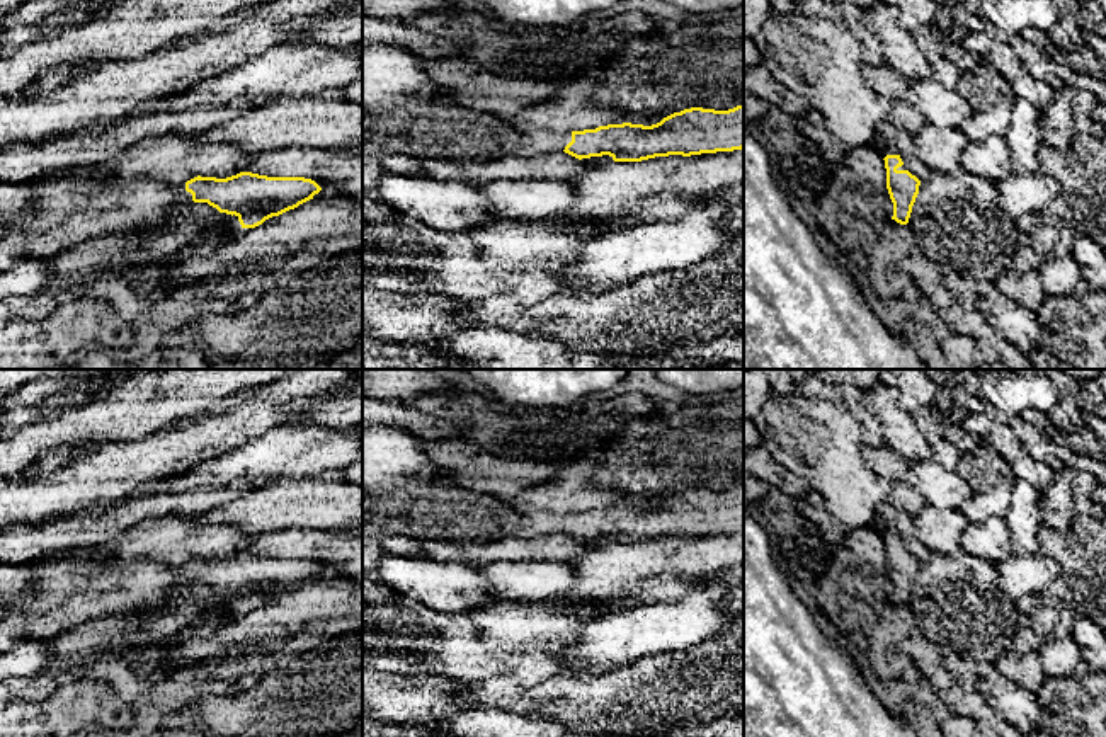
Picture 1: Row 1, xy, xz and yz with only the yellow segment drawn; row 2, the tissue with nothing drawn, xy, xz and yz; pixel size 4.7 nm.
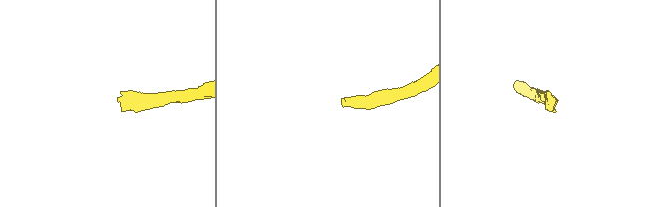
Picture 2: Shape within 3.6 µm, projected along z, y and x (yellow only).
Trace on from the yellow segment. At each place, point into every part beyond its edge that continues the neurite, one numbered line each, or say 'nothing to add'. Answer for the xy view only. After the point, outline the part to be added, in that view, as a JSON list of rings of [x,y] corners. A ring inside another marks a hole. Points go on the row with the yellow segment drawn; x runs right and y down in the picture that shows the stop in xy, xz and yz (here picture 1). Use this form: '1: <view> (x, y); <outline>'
1: xy (43, 217); [[[56,170],[31,180],[0,182],[0,274],[24,257],[54,257],[83,240],[157,225],[177,206],[189,208],[191,203],[185,184],[170,186],[148,177],[128,184],[107,170]]]

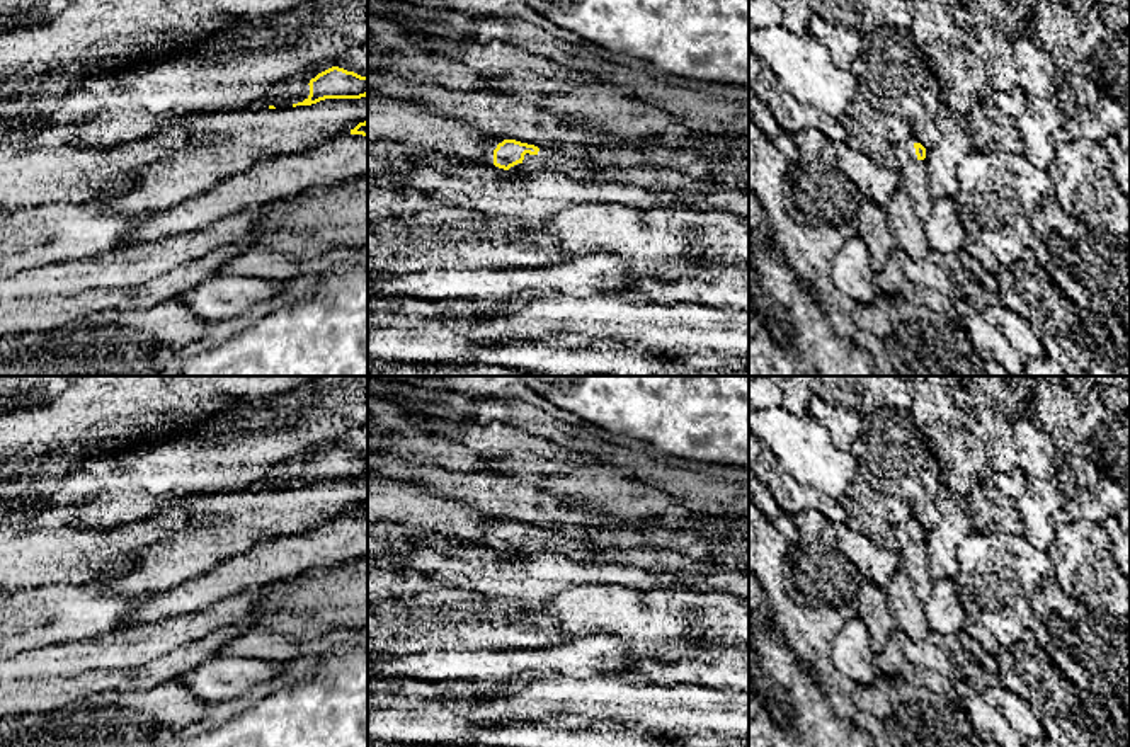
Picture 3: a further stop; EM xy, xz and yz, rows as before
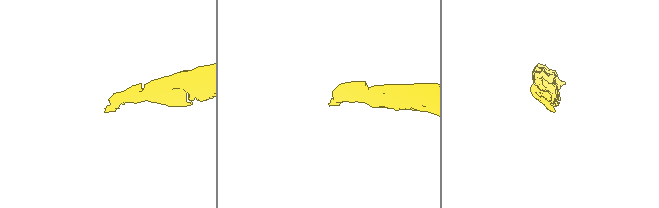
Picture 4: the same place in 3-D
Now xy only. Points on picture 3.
nothing to add

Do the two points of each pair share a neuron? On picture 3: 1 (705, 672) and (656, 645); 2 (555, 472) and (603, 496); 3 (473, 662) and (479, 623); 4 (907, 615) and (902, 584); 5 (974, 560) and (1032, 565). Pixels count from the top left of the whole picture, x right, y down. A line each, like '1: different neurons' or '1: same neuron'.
1: same neuron
2: same neuron
3: different neurons
4: same neuron
5: same neuron

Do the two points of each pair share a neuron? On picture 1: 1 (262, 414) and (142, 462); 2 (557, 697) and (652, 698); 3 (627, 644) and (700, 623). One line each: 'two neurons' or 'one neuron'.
1: one neuron
2: one neuron
3: one neuron

